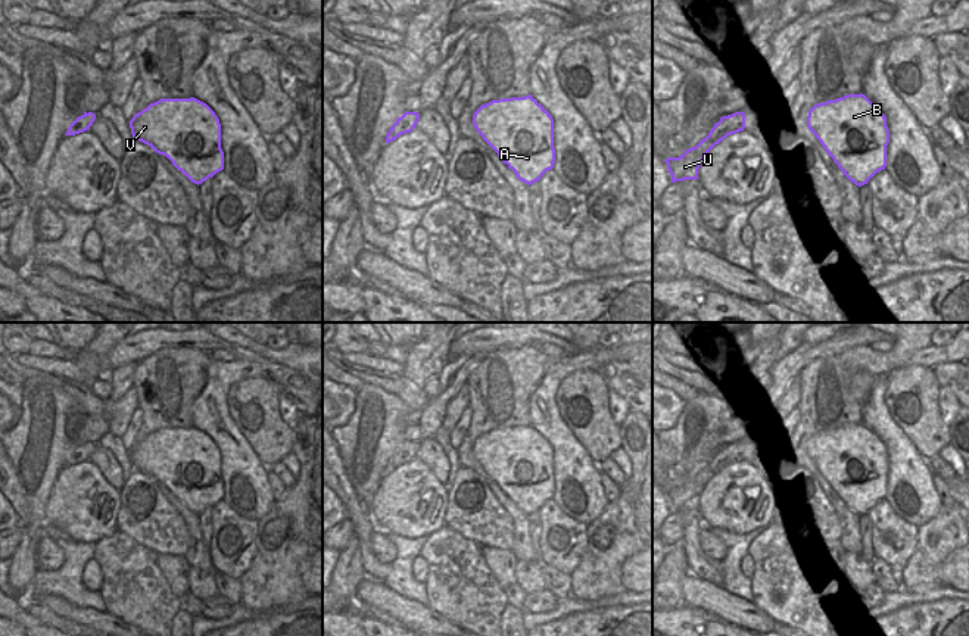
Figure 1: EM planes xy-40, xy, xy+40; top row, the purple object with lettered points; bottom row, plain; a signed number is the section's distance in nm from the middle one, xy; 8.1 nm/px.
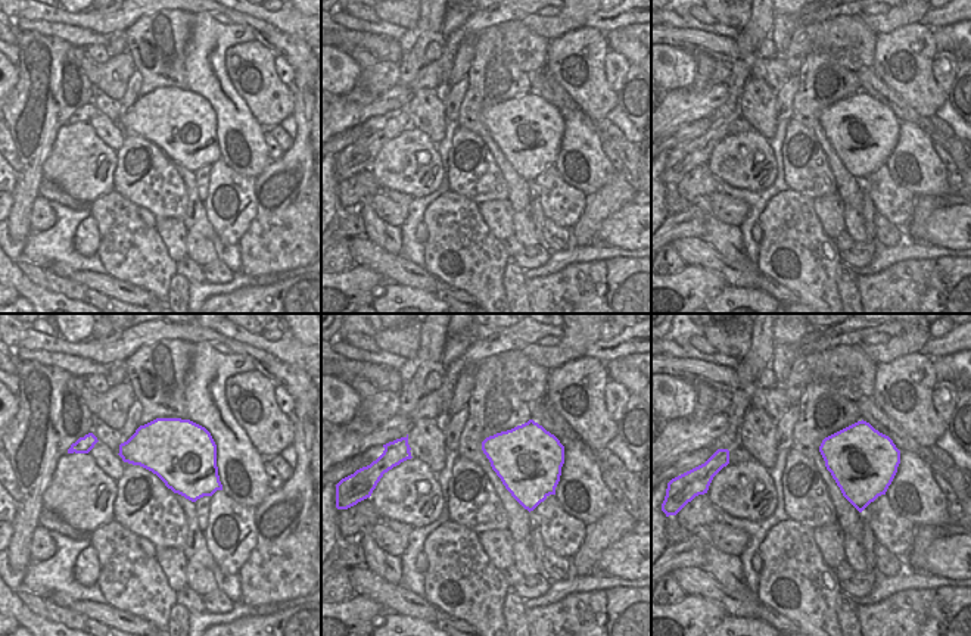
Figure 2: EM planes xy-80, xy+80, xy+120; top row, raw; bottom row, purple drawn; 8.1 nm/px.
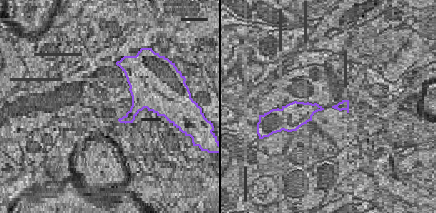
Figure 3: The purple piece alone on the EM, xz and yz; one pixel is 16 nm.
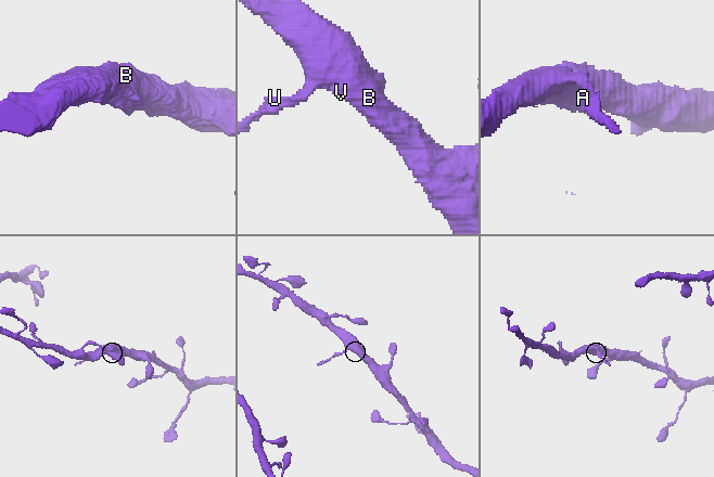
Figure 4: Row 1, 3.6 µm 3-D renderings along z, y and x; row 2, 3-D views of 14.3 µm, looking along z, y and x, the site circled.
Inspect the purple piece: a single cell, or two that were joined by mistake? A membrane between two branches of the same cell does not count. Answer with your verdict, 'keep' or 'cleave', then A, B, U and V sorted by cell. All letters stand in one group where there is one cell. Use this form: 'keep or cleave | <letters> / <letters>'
cleave | A B V / U

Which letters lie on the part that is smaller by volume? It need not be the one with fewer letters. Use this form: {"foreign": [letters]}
{"foreign": ["U"]}

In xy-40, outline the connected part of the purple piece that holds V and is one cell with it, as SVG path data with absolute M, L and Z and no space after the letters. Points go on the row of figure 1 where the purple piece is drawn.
M194 97L150 103L133 116L130 128L135 140L166 156L197 186L224 169L219 119Z

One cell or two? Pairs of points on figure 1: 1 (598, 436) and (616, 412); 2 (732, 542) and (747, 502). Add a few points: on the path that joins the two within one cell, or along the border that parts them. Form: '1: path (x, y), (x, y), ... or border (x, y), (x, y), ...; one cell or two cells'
1: border (607, 389), (607, 410), (619, 426); two cells
2: border (763, 527), (748, 533), (728, 533), (712, 529); two cells

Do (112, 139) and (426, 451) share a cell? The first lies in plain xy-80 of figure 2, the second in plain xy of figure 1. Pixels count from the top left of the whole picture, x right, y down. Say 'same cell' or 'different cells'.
same cell

